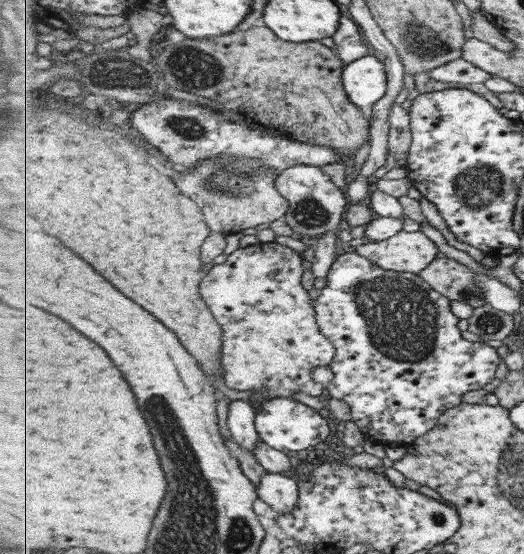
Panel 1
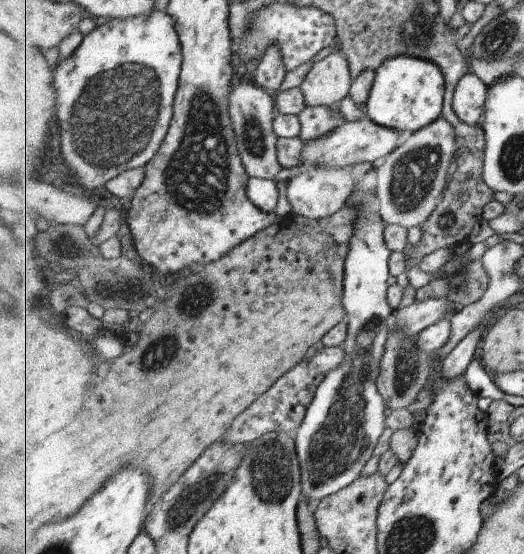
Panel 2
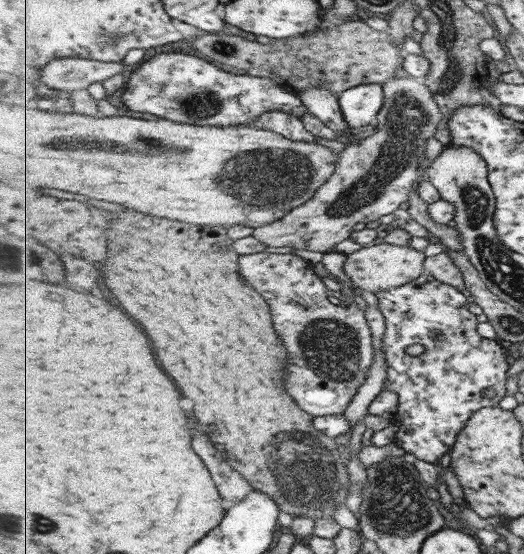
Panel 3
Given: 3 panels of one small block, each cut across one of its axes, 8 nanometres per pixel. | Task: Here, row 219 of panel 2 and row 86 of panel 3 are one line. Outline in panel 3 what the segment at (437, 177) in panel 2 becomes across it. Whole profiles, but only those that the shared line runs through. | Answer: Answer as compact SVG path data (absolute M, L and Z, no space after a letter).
M410 75L409 78L390 79L383 86L386 102L375 124L377 133L374 132L373 135L361 139L355 145L347 145L340 154L337 170L311 200L294 208L282 220L254 229L253 237L275 248L289 246L291 249L327 253L331 252L331 248L335 248L339 242L347 240L357 224L361 222L369 224L387 214L393 214L395 210L401 208L403 202L409 201L411 192L416 191L419 182L422 182L421 173L424 173L427 162L427 142L429 138L435 138L445 116L437 100L433 98L429 86L416 77Z

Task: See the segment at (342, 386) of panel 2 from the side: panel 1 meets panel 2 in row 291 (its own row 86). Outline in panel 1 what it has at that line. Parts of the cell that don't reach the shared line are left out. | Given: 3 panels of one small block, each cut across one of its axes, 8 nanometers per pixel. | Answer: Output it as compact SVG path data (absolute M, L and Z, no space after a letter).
M365 56L344 68L344 88L351 102L370 113L373 104L388 92L389 81L385 64L375 56Z

